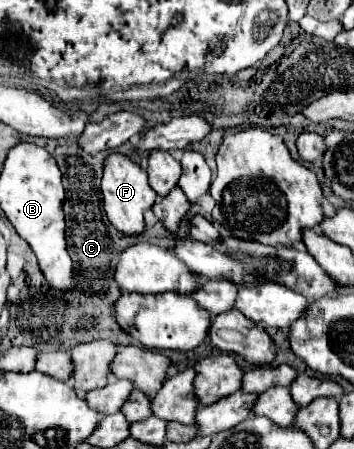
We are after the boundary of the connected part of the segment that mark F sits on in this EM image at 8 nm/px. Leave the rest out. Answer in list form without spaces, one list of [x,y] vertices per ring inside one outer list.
[[[111,154],[105,162],[105,174],[101,180],[101,194],[103,194],[103,208],[107,212],[109,222],[127,236],[137,236],[145,230],[145,212],[155,204],[157,194],[151,190],[147,182],[147,172],[131,162],[123,154]]]

